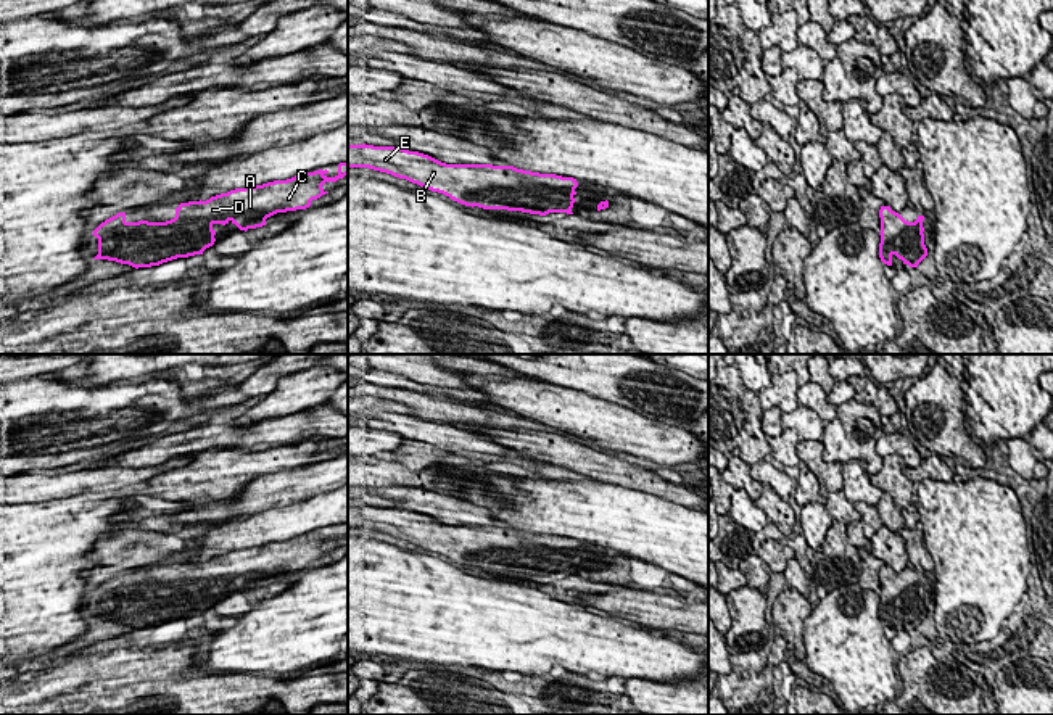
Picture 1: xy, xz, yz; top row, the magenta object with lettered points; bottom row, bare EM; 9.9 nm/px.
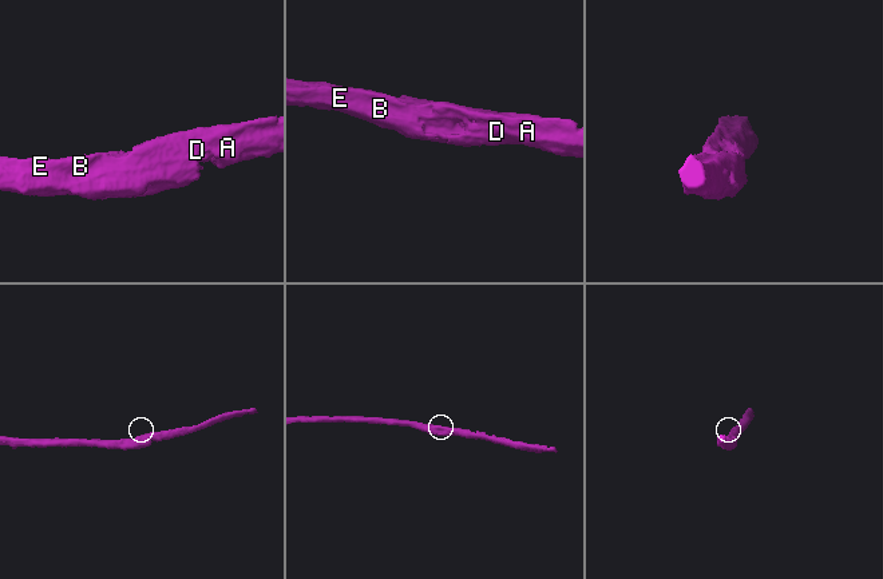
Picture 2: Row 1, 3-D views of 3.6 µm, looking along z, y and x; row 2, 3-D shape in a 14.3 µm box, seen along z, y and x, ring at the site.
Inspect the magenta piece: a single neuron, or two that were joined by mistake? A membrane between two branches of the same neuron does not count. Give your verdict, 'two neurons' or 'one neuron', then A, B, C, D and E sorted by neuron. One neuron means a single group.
one neuron | A B C D E

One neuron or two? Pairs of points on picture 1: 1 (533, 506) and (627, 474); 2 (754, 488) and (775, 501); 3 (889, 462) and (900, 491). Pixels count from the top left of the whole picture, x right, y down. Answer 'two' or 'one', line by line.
1: two
2: two
3: one

